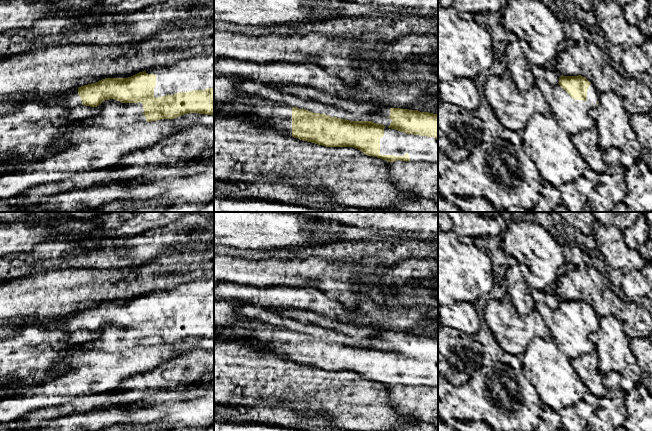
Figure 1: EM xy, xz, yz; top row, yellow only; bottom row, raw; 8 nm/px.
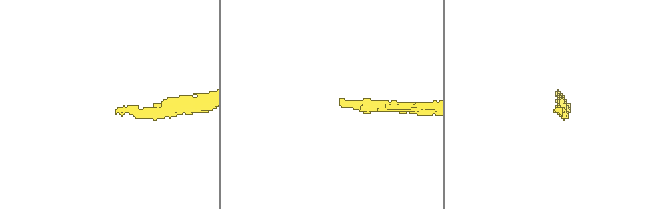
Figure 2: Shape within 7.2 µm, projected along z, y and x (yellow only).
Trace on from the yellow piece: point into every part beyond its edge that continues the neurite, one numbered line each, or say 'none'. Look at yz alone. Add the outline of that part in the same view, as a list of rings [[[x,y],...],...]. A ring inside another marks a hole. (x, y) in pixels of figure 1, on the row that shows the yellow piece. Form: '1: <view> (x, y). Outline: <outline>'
1: yz (573, 116). Outline: [[[540,77],[536,86],[552,109],[552,115],[560,127],[569,135],[595,128],[590,111],[597,106],[599,92],[590,84],[587,90],[587,100],[573,99],[559,84],[553,86]]]

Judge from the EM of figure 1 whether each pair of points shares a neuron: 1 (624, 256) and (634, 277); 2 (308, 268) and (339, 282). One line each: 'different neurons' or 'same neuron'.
1: different neurons
2: same neuron

